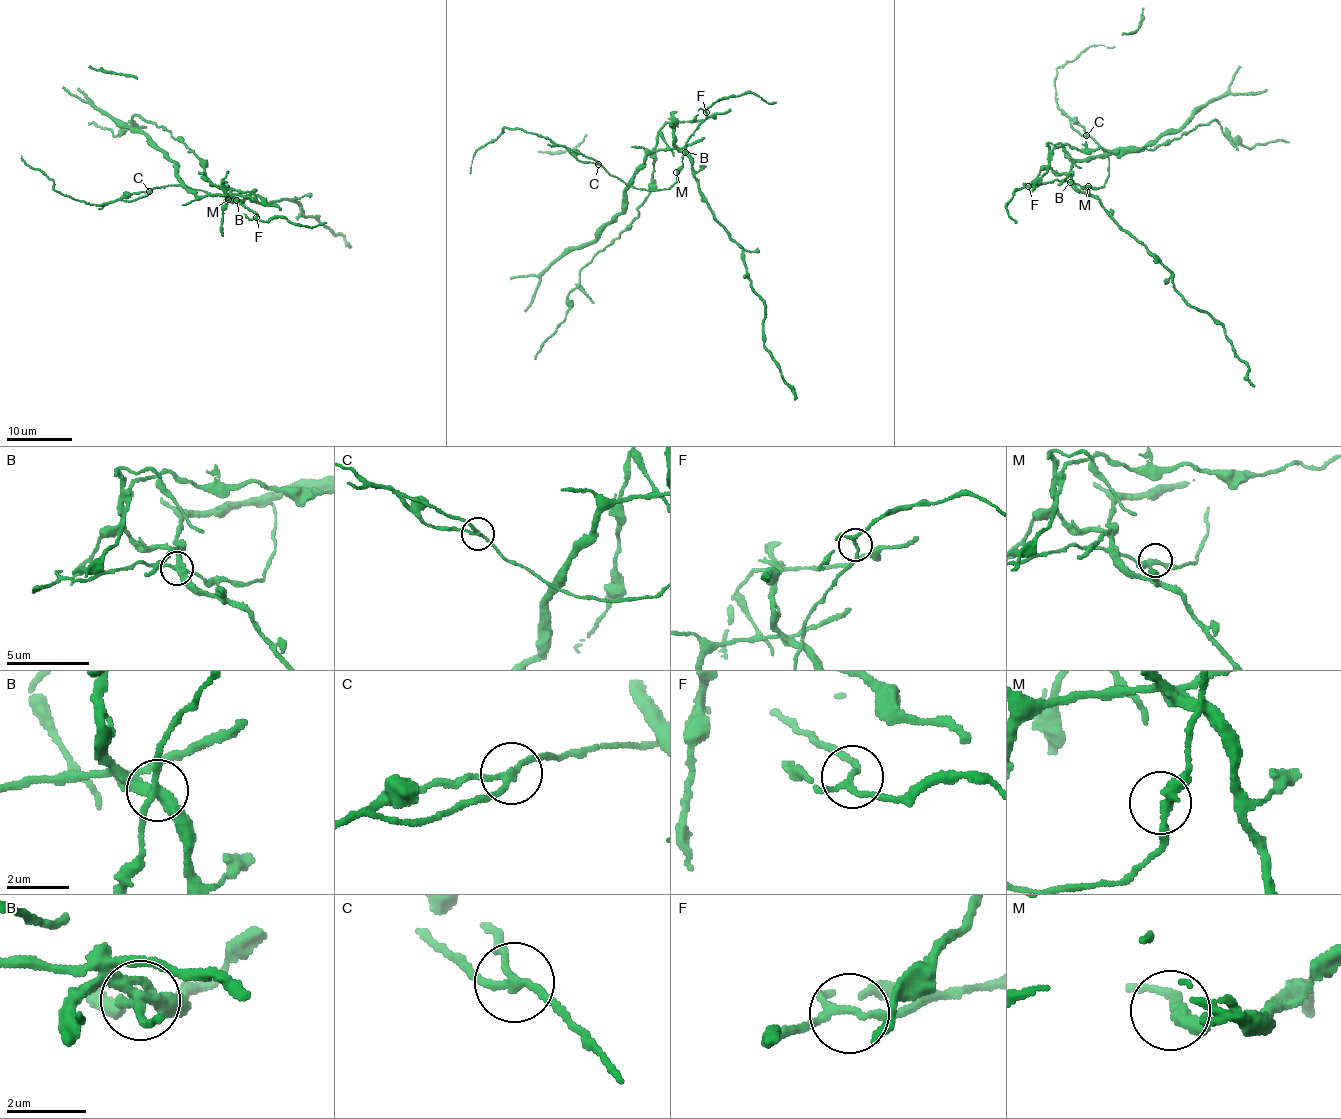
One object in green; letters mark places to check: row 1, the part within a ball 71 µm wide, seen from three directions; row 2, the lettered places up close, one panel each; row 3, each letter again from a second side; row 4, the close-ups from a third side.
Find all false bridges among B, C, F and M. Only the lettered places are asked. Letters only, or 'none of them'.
B, C

